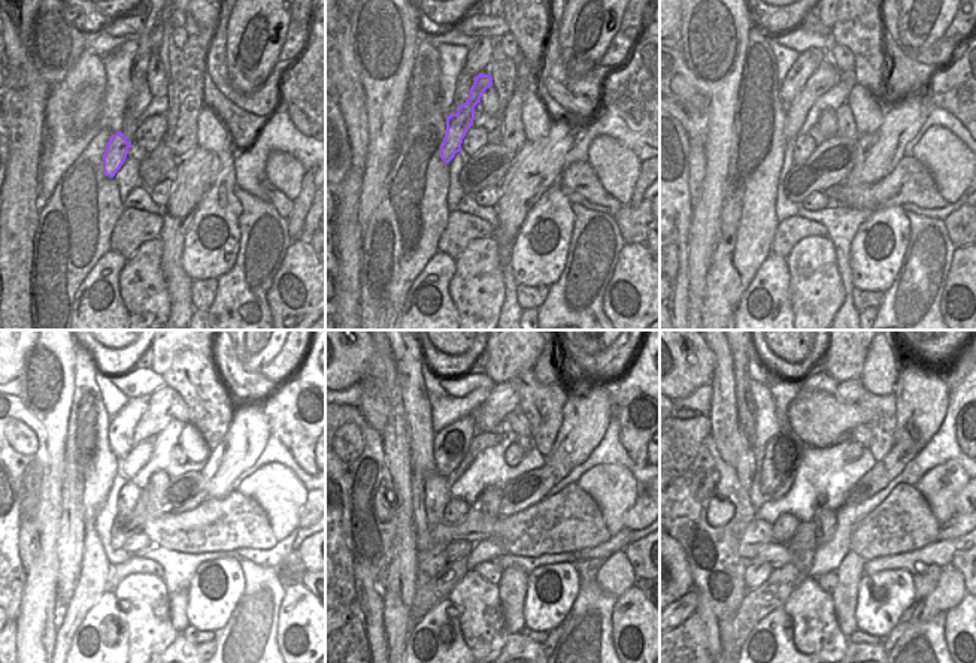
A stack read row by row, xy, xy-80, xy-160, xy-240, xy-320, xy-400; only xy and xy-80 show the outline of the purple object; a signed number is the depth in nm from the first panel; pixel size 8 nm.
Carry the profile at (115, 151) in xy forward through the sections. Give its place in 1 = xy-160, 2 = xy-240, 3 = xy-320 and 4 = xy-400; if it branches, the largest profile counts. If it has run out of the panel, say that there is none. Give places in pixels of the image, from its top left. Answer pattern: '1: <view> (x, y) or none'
1: xy-160 (827, 75)
2: xy-240 (155, 418)
3: xy-320 (503, 399)
4: xy-400 (849, 391)

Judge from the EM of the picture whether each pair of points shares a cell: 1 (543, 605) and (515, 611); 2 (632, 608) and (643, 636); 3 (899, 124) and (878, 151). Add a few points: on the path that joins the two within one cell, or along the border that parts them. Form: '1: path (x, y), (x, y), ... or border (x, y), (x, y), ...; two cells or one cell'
1: border (529, 575), (523, 626); two cells
2: path (633, 615), (640, 629); one cell
3: path (897, 130), (884, 145); one cell

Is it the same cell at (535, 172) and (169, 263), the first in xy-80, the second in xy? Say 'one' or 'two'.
one

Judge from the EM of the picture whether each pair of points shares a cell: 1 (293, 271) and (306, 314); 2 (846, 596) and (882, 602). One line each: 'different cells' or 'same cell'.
1: same cell
2: different cells

